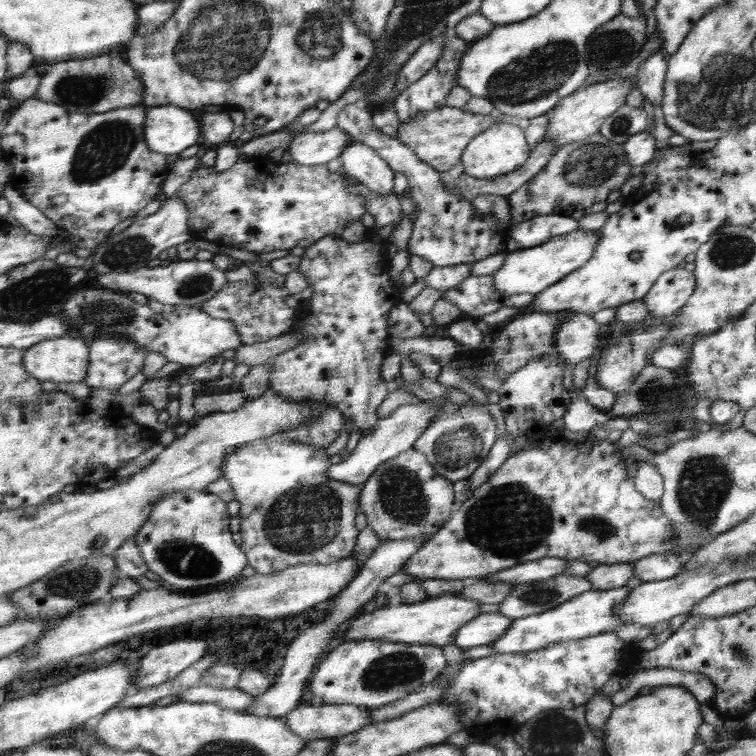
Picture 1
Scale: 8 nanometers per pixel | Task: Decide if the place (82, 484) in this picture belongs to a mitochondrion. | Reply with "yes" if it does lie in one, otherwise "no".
no

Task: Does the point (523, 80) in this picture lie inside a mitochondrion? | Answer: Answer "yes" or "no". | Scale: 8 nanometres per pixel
yes

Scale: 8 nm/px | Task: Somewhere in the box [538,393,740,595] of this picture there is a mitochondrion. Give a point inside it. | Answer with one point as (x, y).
(705, 482)

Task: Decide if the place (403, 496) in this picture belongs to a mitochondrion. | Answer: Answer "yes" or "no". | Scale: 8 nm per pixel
yes

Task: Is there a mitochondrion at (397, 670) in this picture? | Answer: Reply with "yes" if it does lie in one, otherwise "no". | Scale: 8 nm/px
yes

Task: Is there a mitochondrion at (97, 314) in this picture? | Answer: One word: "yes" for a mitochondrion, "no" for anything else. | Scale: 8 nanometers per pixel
yes

